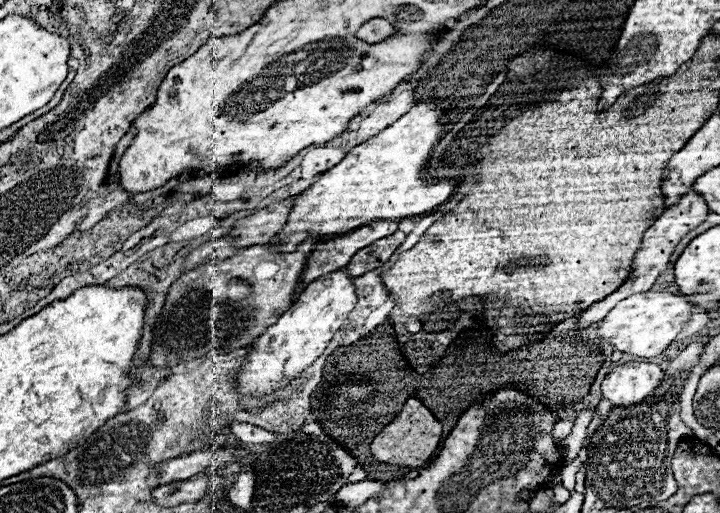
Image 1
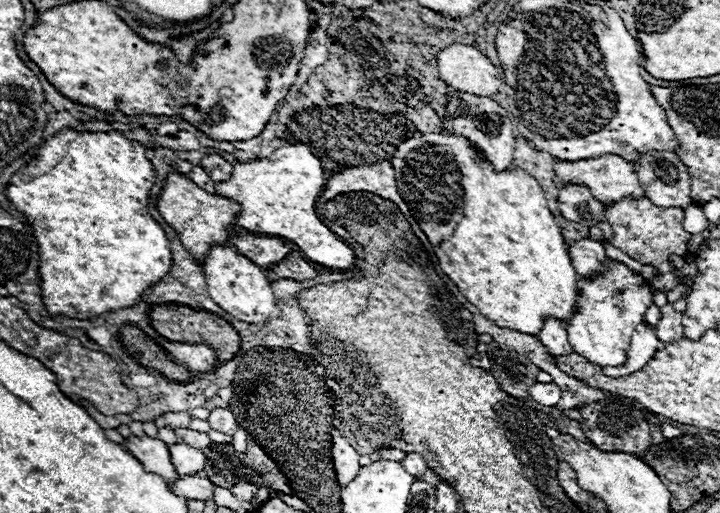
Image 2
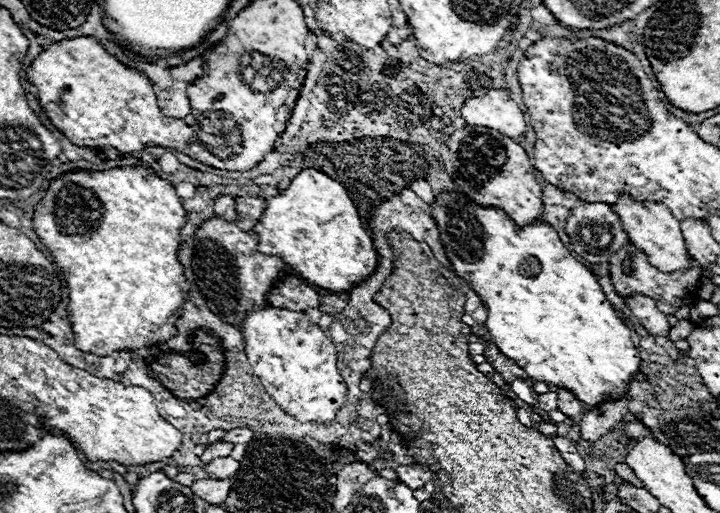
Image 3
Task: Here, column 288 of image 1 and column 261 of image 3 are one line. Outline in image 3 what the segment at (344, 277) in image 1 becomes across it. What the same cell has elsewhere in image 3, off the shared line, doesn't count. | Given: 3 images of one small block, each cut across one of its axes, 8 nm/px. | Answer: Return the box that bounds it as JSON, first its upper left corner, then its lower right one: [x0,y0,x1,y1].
[240,304,346,422]

